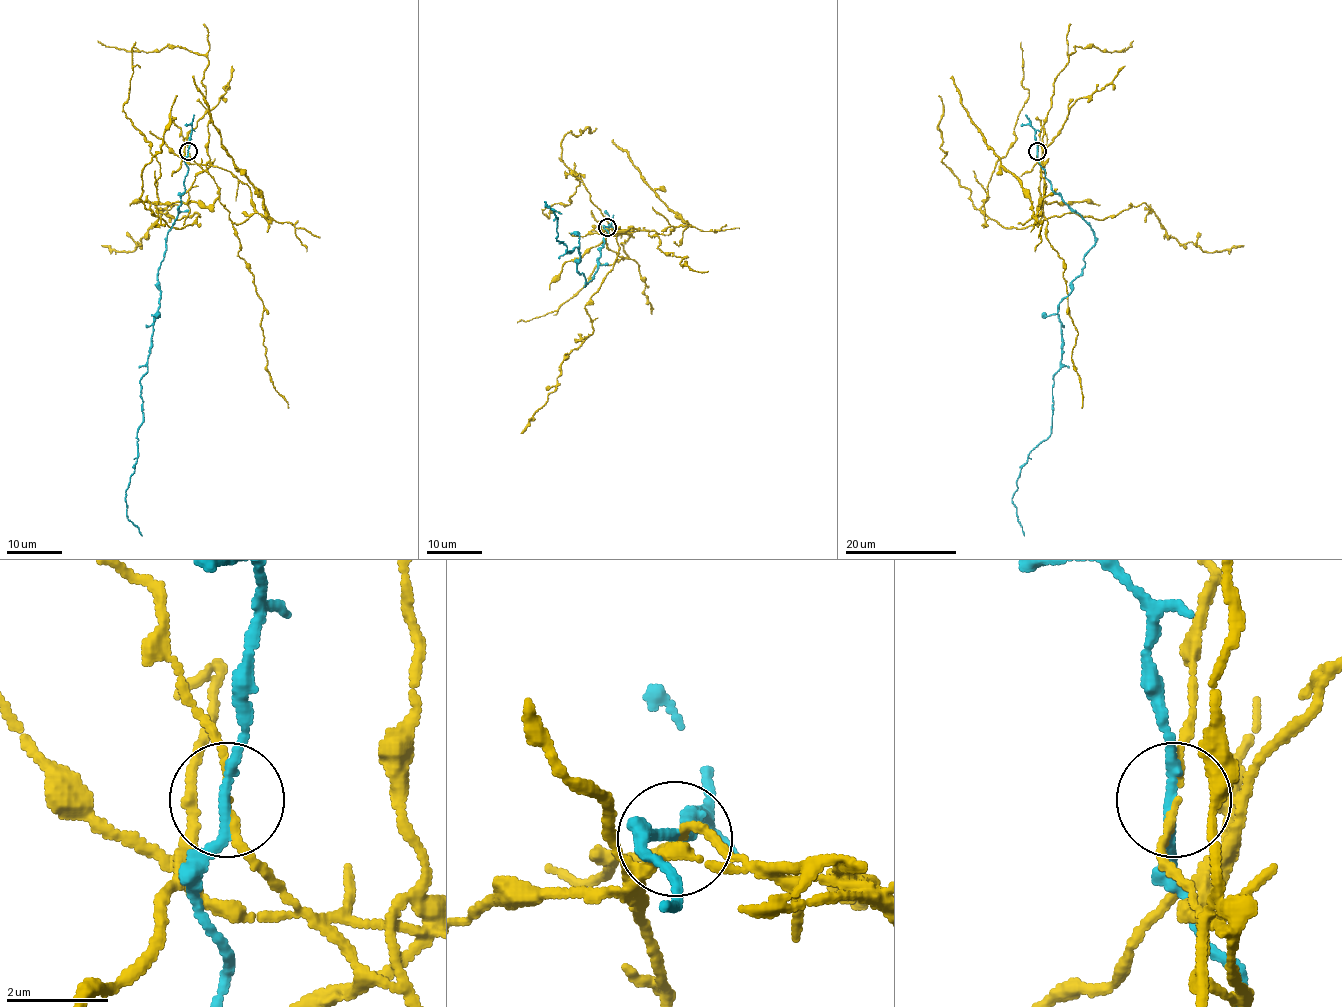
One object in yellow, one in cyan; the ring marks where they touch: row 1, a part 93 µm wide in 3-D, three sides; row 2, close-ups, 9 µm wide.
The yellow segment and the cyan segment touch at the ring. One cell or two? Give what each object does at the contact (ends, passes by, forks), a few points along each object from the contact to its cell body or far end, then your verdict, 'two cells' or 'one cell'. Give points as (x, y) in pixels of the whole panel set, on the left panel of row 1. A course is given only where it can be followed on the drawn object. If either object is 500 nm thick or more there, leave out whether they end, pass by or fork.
yellow passes by | cyan passes by | yellow via (188, 151), (202, 172), (183, 224), (196, 219), (174, 219), (165, 213), (172, 204), (132, 251), (101, 245) | cyan via (188, 151), (179, 213), (157, 273), (160, 300), (140, 379), (143, 422), (125, 498), (126, 516), (142, 535) | two cells

